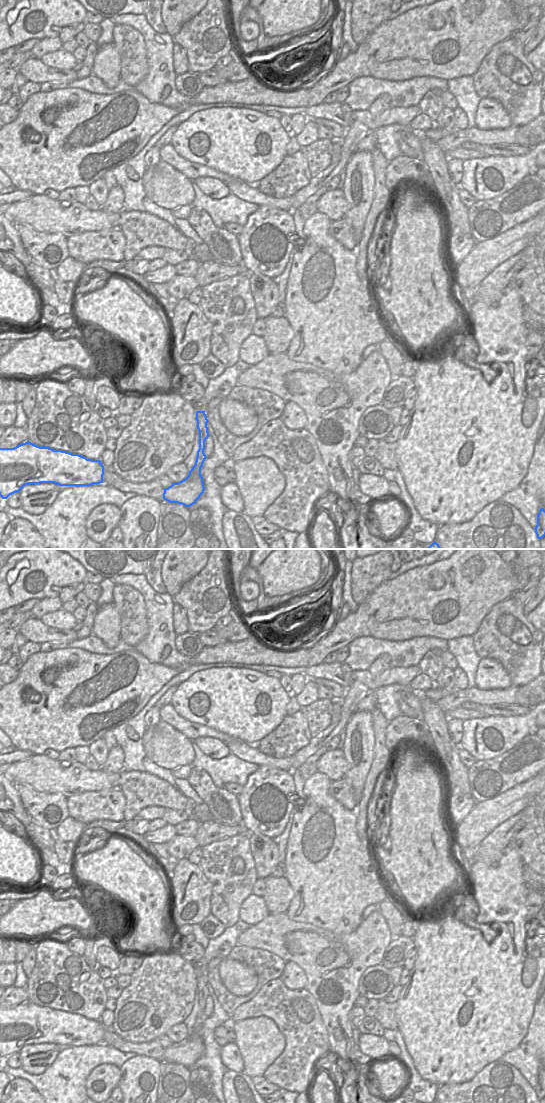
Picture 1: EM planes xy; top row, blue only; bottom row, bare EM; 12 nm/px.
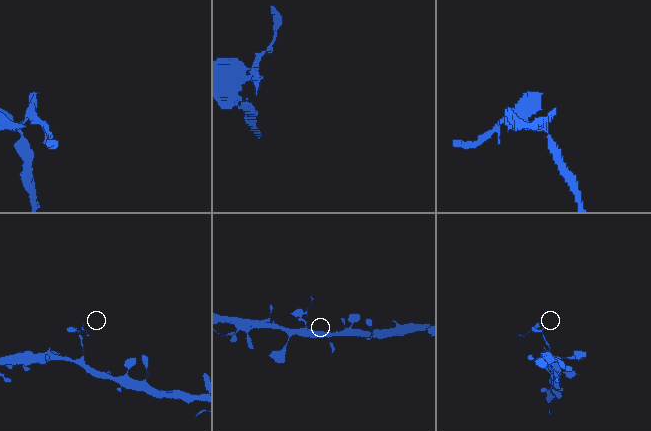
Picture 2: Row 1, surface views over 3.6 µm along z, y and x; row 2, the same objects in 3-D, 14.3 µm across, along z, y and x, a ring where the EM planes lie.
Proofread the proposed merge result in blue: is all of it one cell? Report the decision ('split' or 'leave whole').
split

